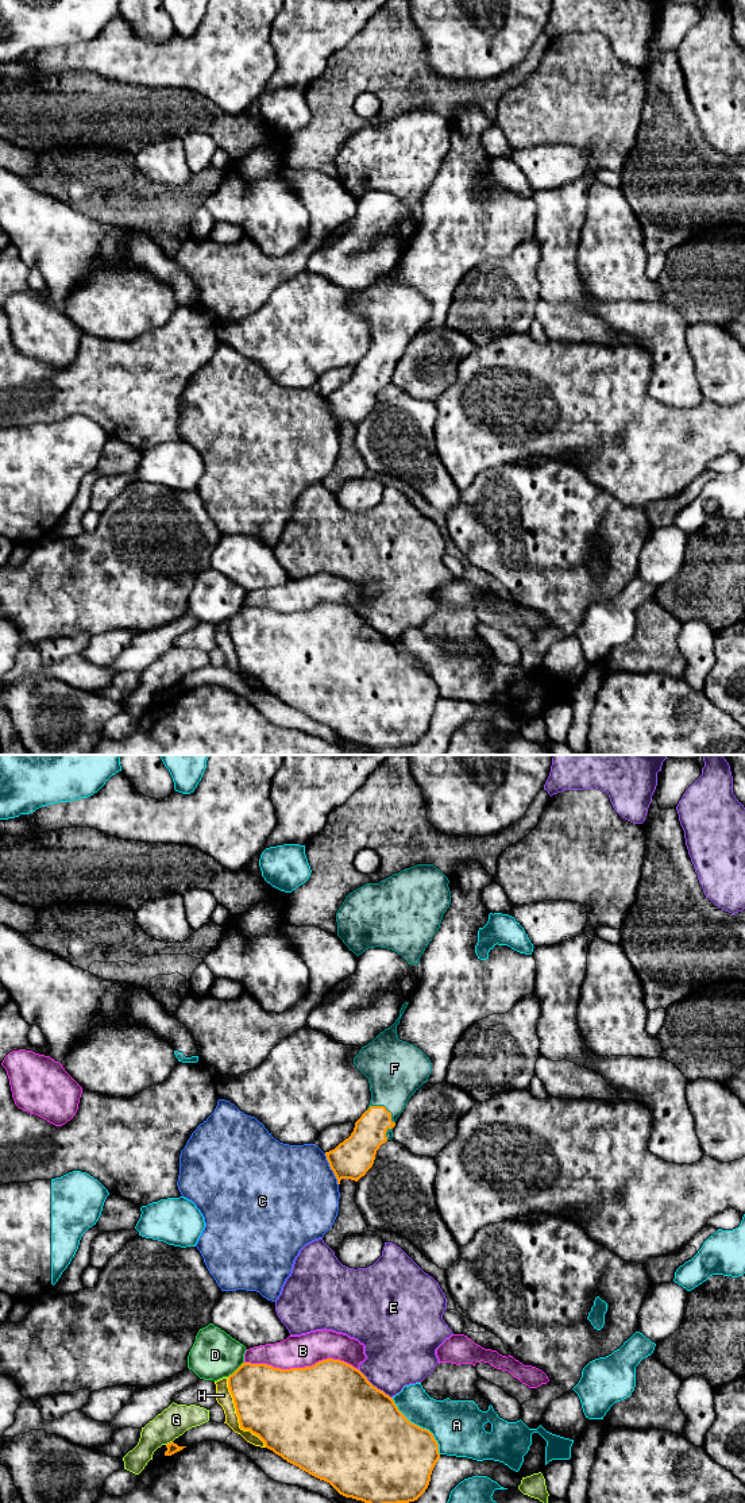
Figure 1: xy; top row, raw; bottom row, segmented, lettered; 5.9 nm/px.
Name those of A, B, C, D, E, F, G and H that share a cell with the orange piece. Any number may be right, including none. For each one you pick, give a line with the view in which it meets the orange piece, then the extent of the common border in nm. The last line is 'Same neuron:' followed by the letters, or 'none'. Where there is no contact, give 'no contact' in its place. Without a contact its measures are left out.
F: xy | 190 nm
Same neuron: F

